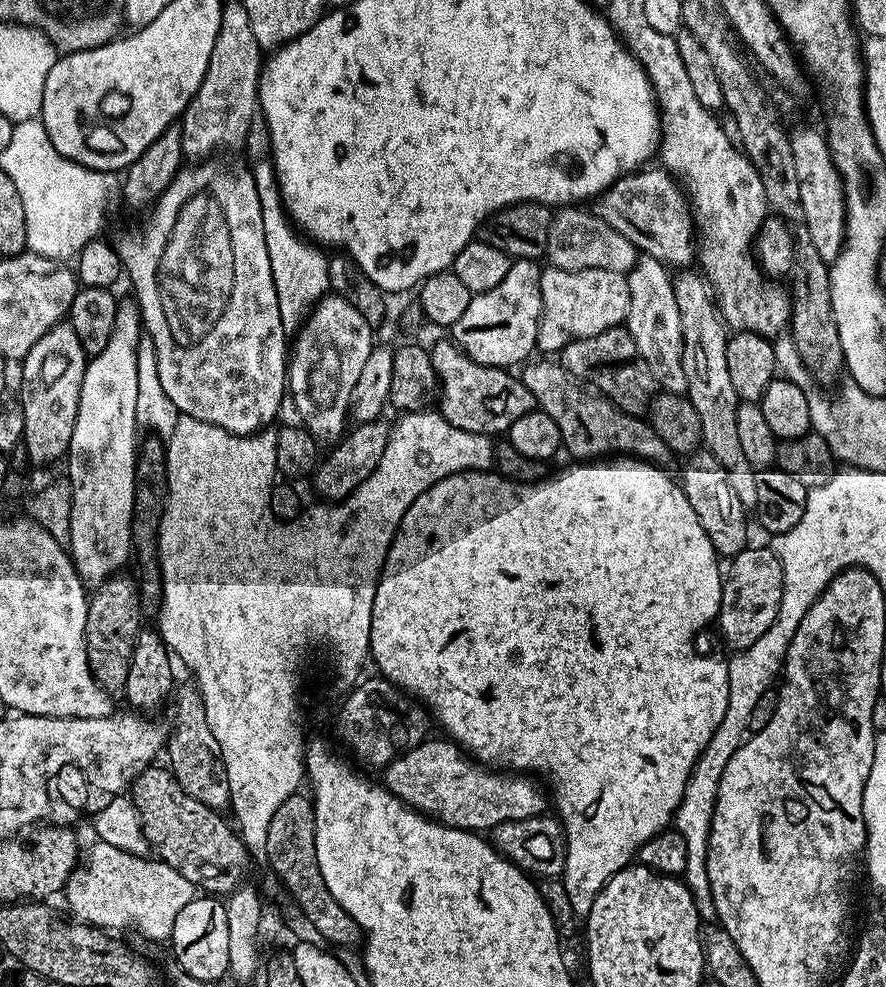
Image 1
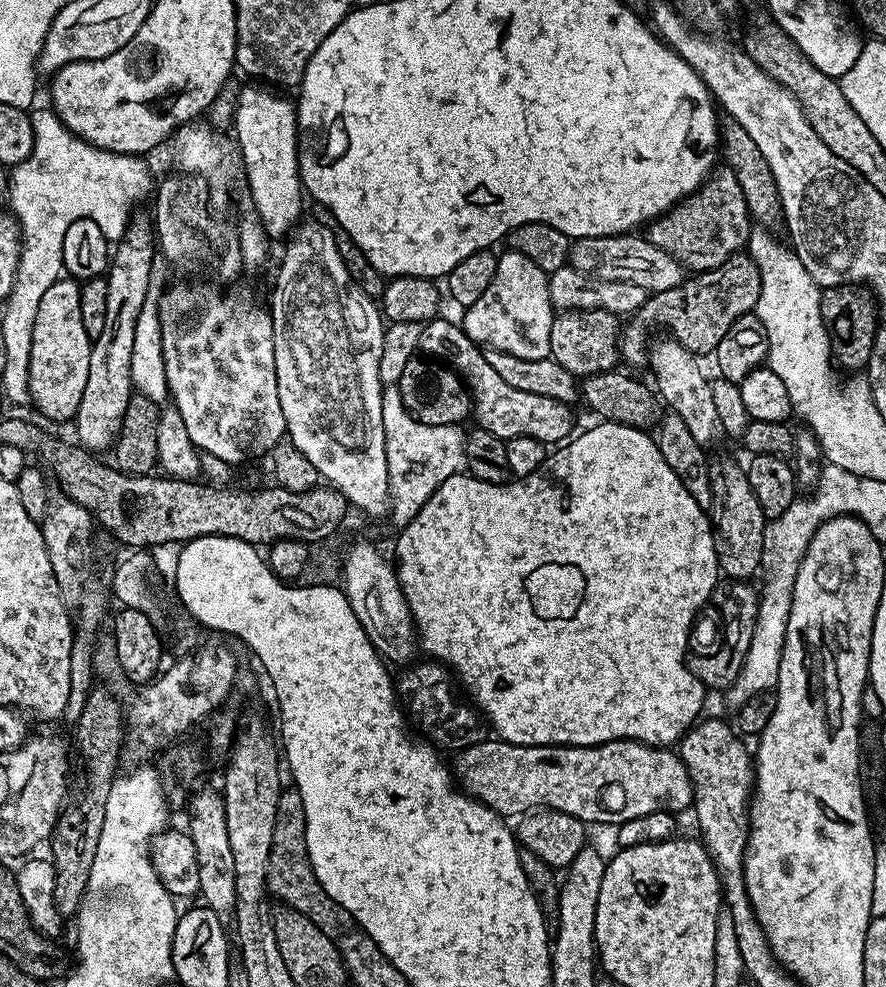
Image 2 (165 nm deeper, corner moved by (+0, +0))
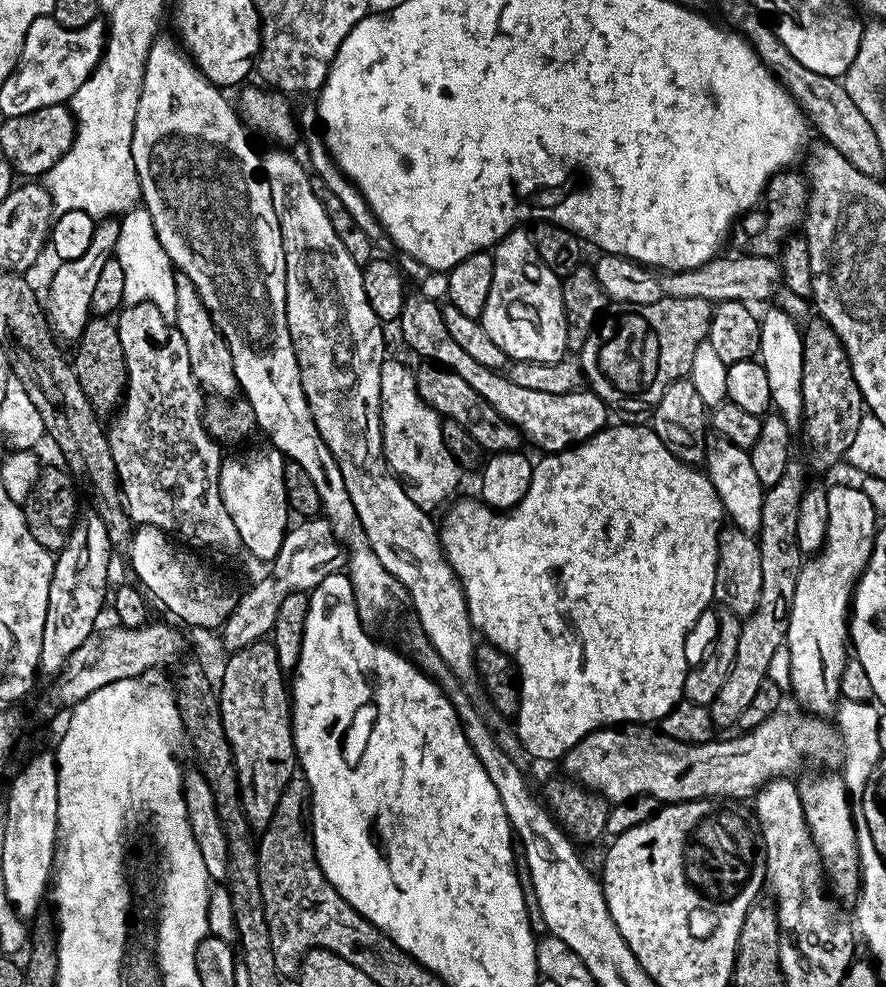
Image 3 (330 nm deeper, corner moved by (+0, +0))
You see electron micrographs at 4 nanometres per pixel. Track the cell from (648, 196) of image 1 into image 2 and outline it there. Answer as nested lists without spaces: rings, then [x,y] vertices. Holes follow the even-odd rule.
[[[720,166],[701,184],[700,189],[680,201],[647,225],[646,235],[658,250],[666,250],[692,274],[708,272],[722,266],[731,256],[745,251],[754,221],[746,206],[746,194],[734,178],[734,170]]]

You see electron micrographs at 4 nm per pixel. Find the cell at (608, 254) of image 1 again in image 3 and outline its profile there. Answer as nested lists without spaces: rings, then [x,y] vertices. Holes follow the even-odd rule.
[[[722,254],[697,268],[687,268],[681,272],[669,272],[663,277],[663,295],[674,298],[702,298],[714,306],[722,302],[740,300],[751,305],[752,300],[768,300],[777,295],[782,288],[782,273],[779,259],[770,256],[749,256]]]

